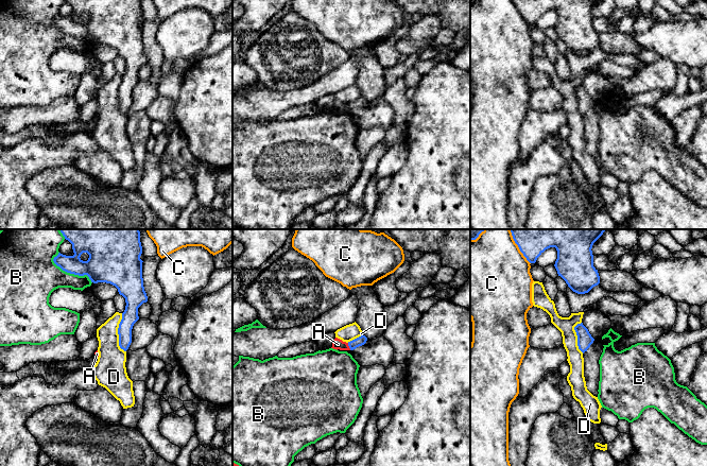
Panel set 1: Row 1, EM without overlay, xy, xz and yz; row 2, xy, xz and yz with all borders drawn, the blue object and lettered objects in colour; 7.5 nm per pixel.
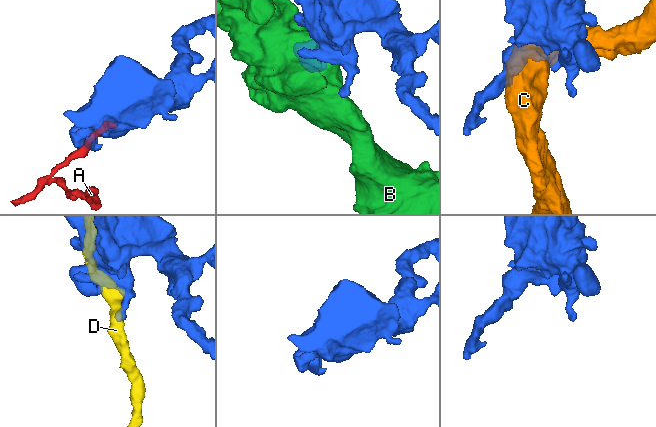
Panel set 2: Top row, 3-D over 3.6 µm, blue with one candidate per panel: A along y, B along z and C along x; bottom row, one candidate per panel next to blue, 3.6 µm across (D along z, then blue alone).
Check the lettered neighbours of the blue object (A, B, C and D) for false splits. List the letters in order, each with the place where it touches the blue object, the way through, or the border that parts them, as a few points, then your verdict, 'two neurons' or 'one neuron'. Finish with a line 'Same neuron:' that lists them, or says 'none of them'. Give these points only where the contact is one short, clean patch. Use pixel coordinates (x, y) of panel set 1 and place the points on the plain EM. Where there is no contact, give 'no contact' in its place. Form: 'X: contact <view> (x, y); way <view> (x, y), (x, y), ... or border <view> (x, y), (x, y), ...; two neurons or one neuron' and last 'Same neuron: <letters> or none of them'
A: contact xz (348, 107); border xz (347, 105), (350, 111); two neurons
B: contact xy (71, 35); two neurons
C: contact yz (520, 13); two neurons
D: contact xy (118, 96); two neurons
Same neuron: none of them

